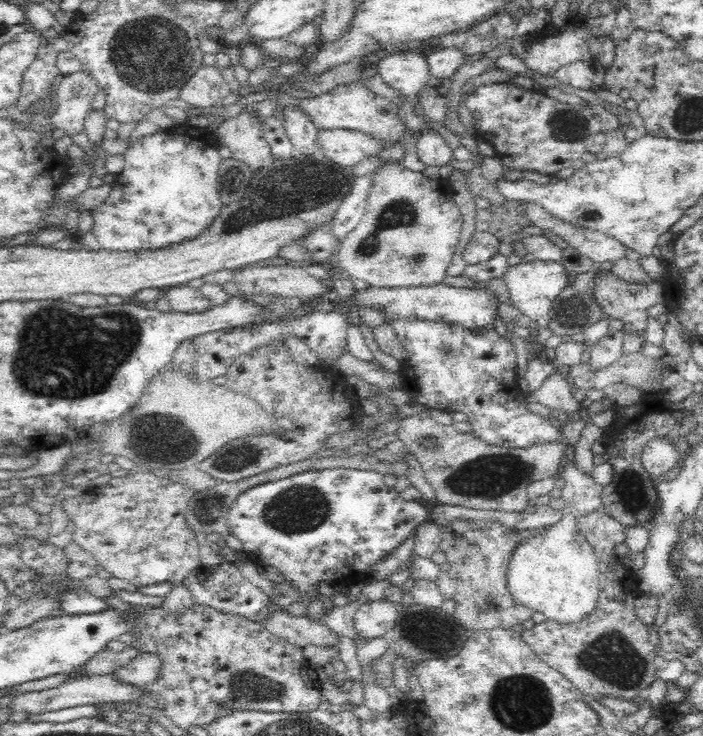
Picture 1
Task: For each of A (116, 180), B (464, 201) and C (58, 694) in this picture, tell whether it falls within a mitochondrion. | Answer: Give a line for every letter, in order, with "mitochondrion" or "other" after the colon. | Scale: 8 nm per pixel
A: other
B: other
C: other

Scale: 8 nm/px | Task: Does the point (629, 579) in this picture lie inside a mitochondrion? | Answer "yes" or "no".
no

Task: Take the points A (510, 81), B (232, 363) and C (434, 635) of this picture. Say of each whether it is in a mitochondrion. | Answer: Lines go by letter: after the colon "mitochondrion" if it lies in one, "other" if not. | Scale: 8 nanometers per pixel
A: other
B: other
C: mitochondrion

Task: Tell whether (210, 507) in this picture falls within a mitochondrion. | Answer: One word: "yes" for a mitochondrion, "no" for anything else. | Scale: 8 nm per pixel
yes

